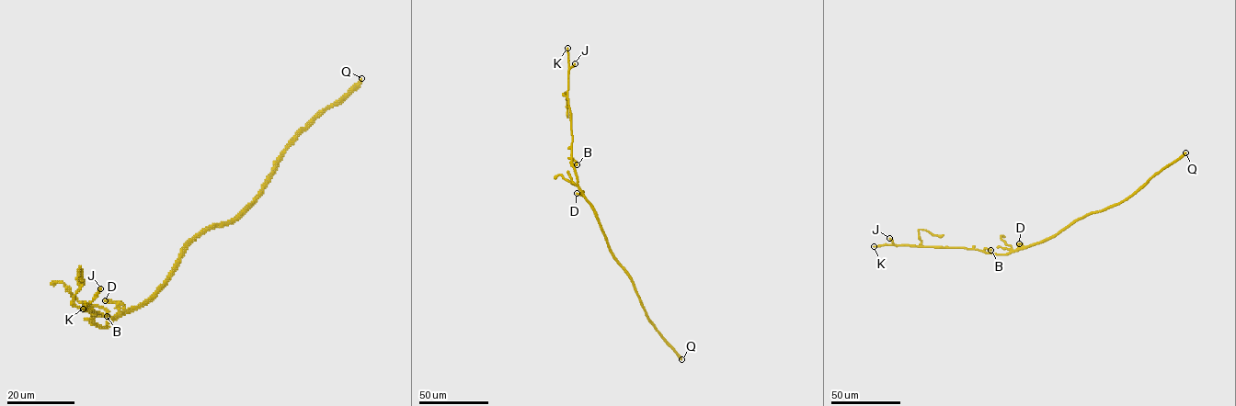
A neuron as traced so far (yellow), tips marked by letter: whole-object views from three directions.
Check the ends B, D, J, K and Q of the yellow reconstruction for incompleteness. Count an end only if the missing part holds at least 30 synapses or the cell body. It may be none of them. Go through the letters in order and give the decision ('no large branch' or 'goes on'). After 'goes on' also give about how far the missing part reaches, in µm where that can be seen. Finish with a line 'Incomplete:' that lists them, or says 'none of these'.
B: no large branch
D: no large branch
J: goes on | 30 µm
K: goes on | 500 µm
Q: no large branch
Incomplete: J, K

